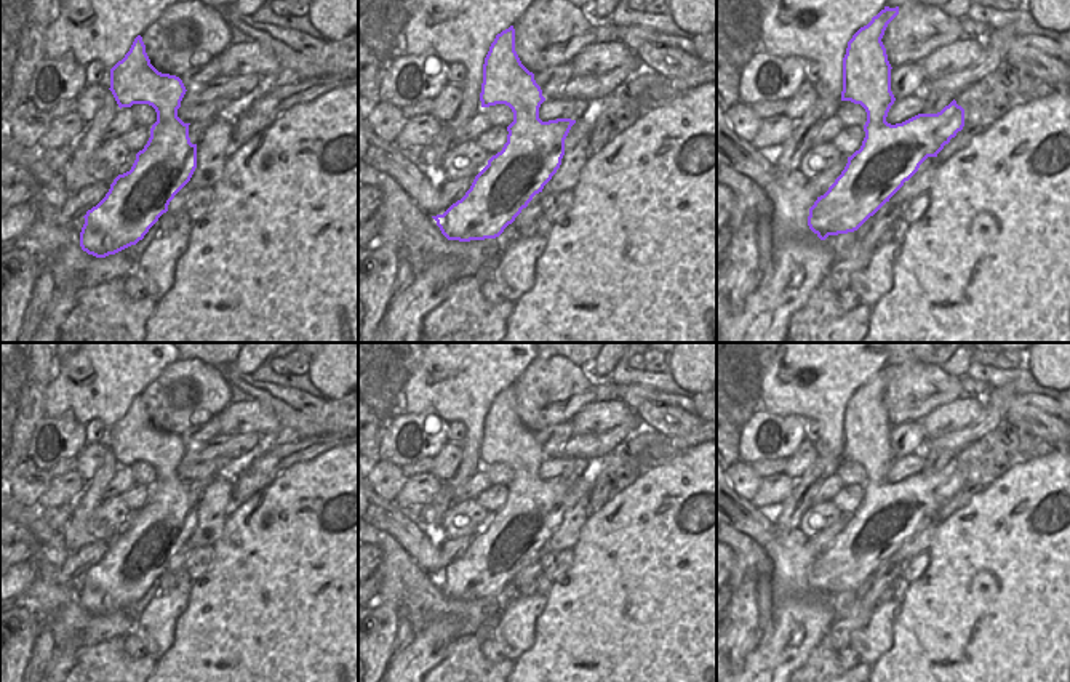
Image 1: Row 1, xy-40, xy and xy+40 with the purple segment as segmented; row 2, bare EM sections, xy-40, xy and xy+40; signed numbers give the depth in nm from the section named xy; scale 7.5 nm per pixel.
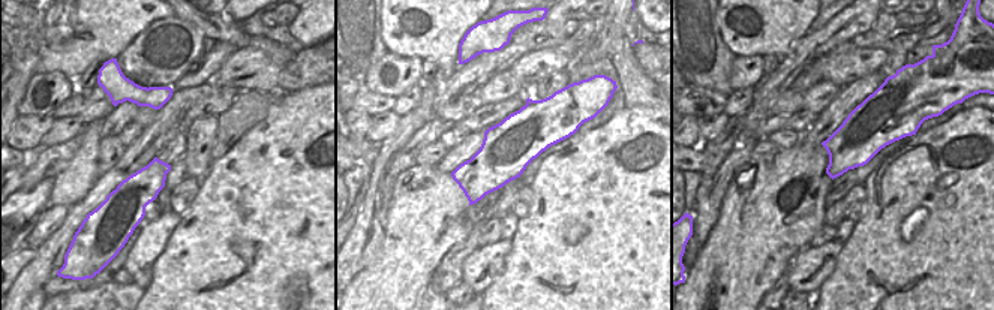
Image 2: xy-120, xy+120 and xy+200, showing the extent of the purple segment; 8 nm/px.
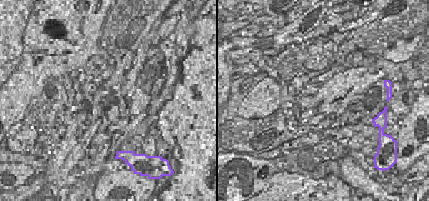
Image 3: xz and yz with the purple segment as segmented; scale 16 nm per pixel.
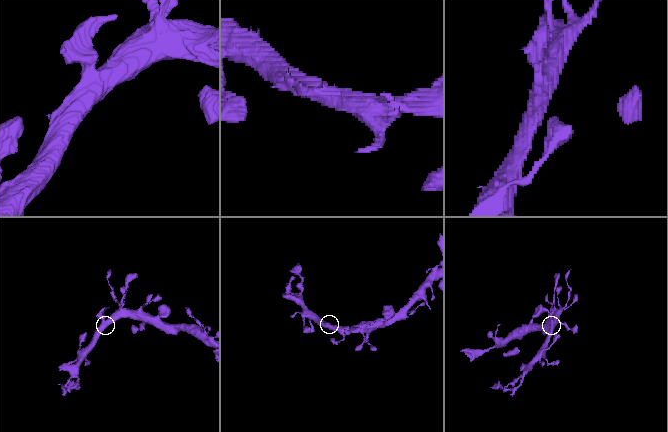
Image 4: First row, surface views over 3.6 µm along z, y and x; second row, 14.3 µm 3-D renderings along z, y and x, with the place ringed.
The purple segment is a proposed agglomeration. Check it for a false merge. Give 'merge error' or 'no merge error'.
no merge error

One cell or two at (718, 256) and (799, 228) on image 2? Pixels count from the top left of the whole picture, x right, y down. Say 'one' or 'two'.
one

